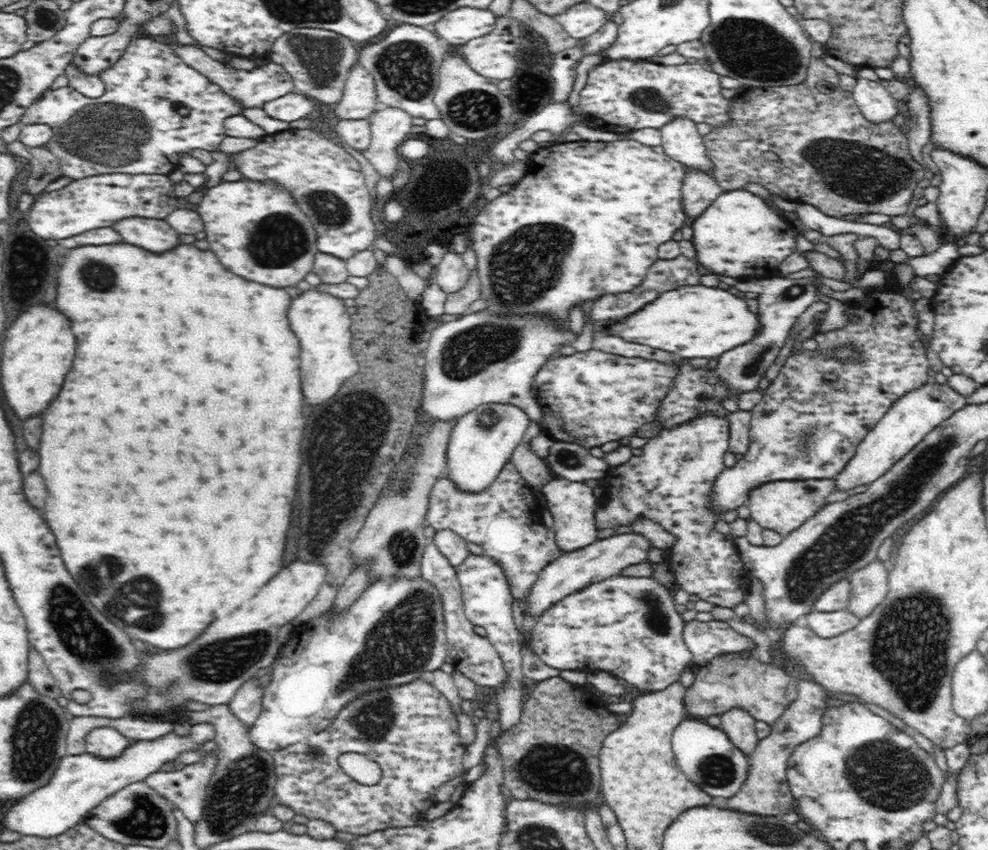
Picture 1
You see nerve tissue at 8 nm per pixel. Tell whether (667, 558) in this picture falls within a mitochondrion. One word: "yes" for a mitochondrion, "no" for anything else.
no

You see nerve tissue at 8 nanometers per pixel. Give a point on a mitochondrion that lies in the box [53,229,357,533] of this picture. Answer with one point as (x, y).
(98, 276)

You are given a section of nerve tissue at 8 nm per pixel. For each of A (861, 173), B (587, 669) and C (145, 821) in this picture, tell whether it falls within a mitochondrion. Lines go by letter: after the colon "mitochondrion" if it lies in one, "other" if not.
A: mitochondrion
B: other
C: mitochondrion

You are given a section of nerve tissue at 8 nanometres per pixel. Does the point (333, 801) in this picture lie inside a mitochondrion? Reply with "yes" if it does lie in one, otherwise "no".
no

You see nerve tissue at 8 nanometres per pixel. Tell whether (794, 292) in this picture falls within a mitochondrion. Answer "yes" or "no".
yes

